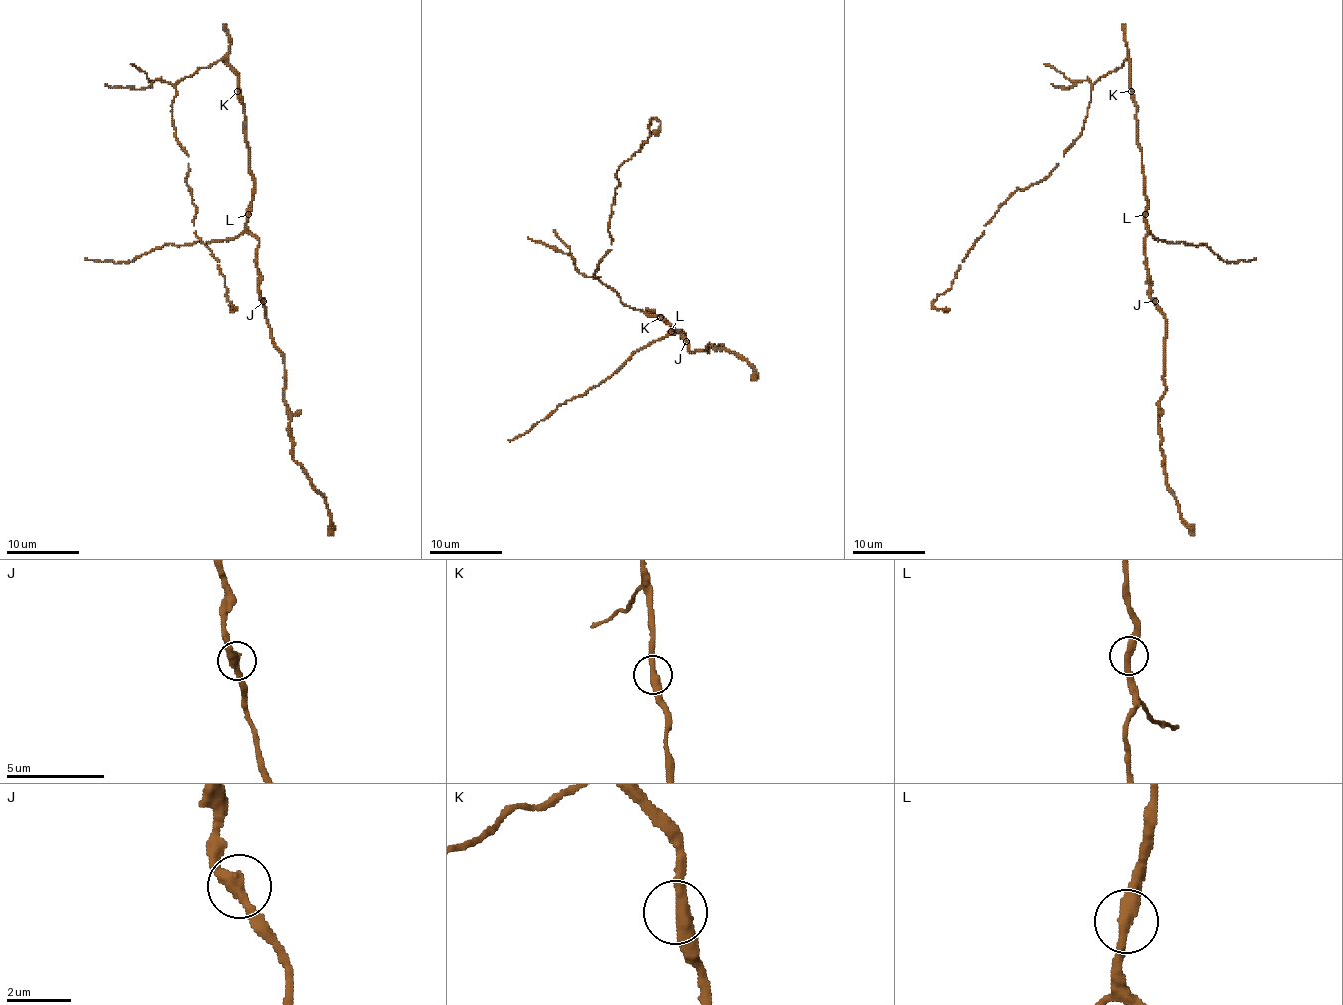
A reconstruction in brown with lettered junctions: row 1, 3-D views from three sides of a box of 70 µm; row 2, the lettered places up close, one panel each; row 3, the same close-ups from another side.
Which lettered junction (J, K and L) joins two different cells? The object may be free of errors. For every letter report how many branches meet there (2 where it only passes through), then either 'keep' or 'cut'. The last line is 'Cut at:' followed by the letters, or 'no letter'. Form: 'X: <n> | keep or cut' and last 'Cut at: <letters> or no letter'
J: 2 | keep
K: 2 | keep
L: 2 | keep
Cut at: no letter

